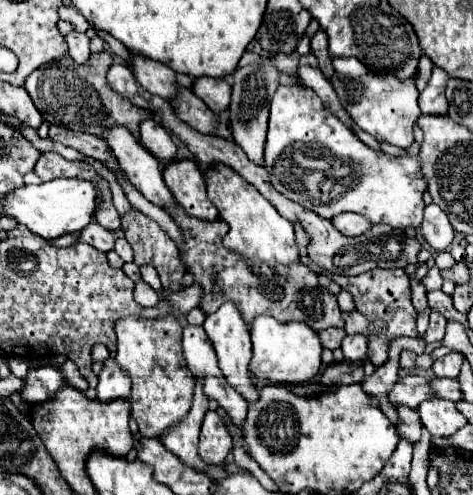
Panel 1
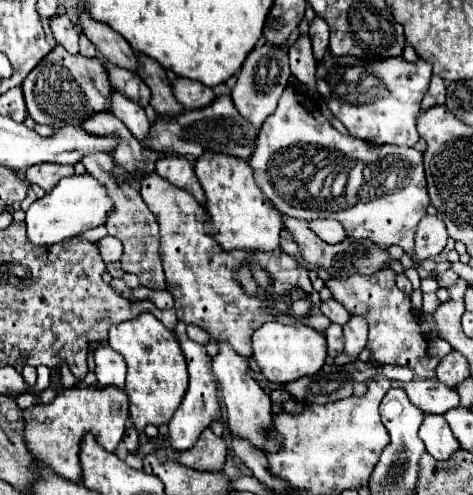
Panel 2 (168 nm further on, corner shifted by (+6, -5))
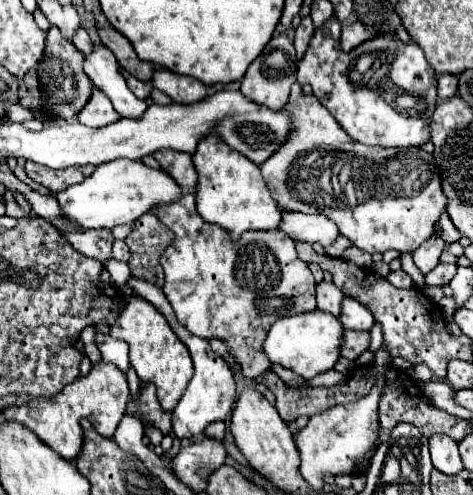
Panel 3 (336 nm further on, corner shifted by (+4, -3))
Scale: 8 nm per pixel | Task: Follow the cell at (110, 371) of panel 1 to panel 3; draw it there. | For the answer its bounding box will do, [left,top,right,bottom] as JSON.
[95,332,129,372]

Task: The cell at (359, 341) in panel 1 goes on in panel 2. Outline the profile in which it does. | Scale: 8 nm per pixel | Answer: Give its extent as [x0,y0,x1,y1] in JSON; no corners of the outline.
[343,316,367,358]

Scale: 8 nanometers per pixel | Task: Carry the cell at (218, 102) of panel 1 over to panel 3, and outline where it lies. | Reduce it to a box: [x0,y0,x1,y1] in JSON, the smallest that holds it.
[153,70,207,104]

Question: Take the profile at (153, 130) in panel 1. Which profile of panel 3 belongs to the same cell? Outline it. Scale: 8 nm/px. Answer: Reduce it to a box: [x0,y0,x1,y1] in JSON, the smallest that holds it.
[83,46,147,118]

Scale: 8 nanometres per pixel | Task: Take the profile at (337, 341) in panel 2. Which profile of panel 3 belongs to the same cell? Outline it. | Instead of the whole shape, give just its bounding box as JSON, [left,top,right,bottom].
[341,330,371,360]

